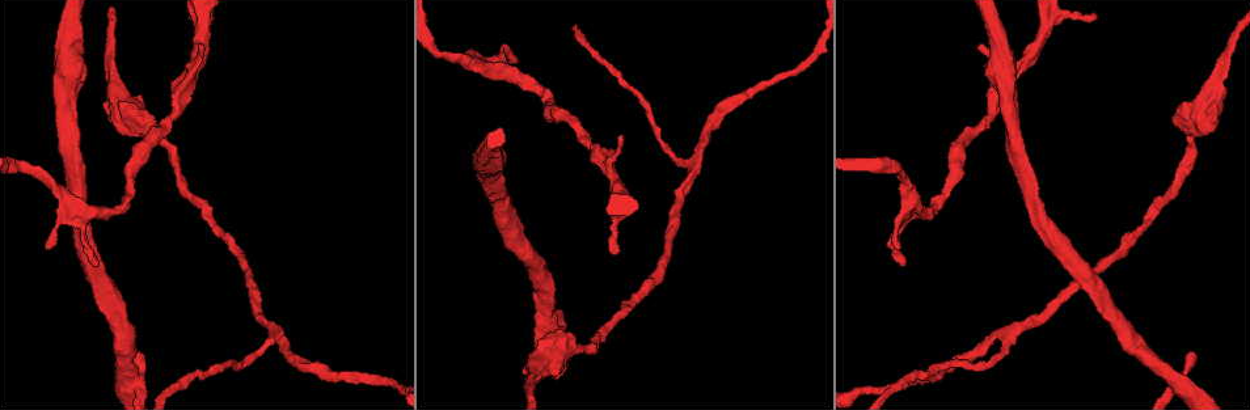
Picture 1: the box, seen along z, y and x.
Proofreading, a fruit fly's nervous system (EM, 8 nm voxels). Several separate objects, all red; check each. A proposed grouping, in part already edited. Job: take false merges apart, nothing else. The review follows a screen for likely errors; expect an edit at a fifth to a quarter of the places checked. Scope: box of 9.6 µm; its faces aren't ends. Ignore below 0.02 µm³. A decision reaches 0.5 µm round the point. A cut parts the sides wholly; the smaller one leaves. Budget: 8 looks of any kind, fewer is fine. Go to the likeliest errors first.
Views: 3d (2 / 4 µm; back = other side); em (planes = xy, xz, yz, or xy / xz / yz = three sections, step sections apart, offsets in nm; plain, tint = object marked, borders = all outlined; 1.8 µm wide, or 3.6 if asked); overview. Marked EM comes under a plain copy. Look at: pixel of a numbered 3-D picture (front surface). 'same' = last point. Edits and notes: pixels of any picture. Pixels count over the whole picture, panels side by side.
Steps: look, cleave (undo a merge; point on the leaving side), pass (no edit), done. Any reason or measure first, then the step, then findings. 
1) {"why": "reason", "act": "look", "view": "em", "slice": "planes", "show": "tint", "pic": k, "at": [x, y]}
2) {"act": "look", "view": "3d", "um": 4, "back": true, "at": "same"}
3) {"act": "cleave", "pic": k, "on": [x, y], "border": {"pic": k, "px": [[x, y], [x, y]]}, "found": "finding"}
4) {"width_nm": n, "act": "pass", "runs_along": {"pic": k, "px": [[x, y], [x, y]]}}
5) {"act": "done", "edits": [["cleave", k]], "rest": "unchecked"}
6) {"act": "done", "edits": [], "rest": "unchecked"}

{"why": "arms part here", "act": "look", "view": "3d", "um": 2, "pic": 1, "at": [127, 376]}

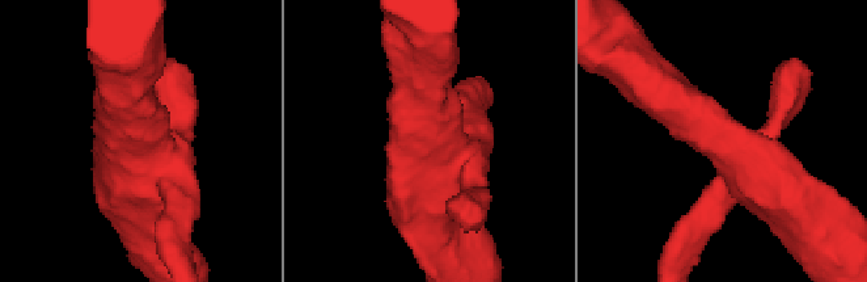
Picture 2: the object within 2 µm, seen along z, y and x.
{"act": "look", "view": "em", "slice": "planes", "show": "borders", "pic": 2, "at": [136, 142]}

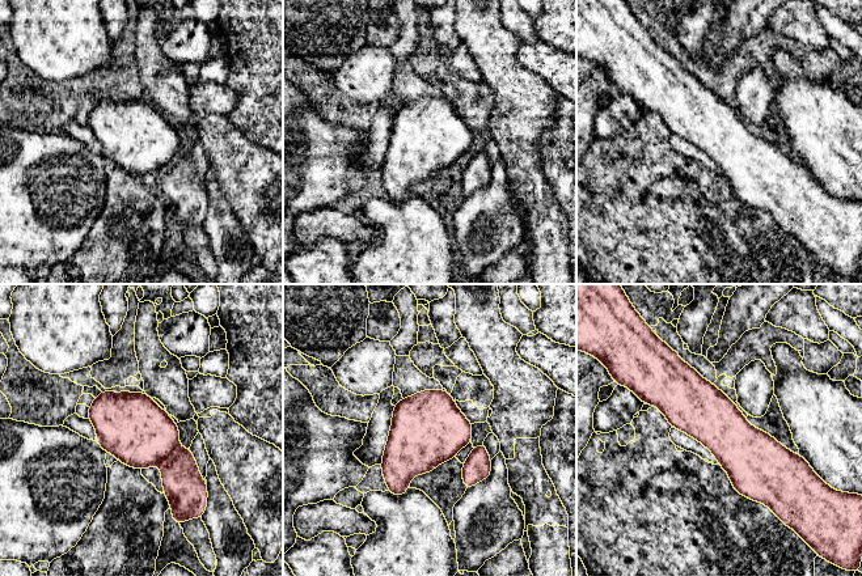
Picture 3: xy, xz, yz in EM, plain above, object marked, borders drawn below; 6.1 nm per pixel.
{"act": "cleave", "pic": 3, "on": [185, 488], "border": {"pic": 3, "px": [[178, 448], [161, 466]]}, "found": "a second neuron is stuck on"}

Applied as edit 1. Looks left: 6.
{"why": "redraw", "act": "look", "view": "overview"}

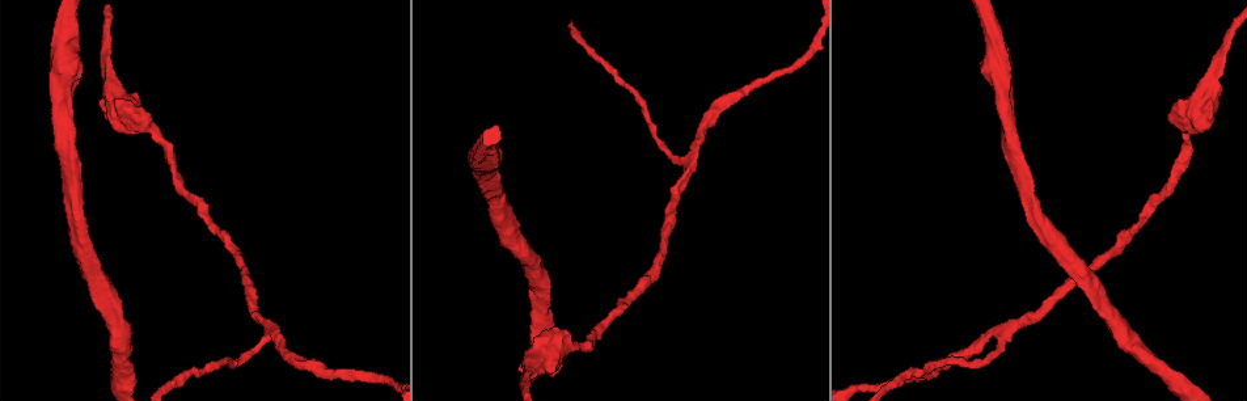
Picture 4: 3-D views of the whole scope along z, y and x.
{"why": "two arms in line, one across", "act": "look", "view": "em", "slice": "xy", "step": 4, "show": "tint", "pic": 4, "at": [272, 326]}

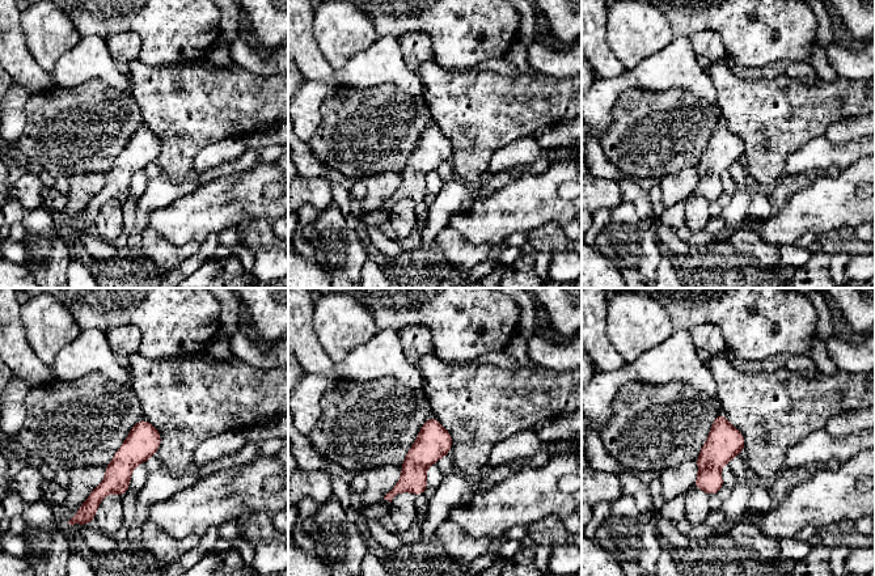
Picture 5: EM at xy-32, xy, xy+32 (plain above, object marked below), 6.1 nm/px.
{"act": "pass", "runs_along": {"pic": 5, "px": [[144, 423], [143, 441], [96, 498]]}, "found": "one neuron here"}

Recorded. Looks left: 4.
{"act": "done", "edits": [["cleave", 3]], "rest": "unchecked"}

